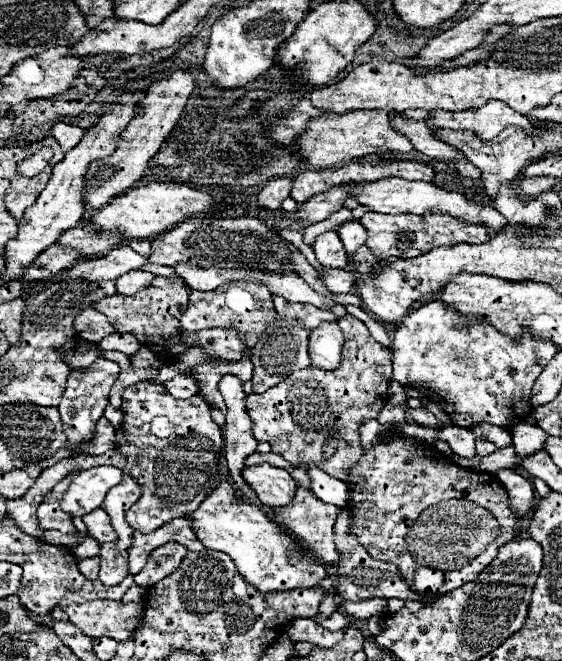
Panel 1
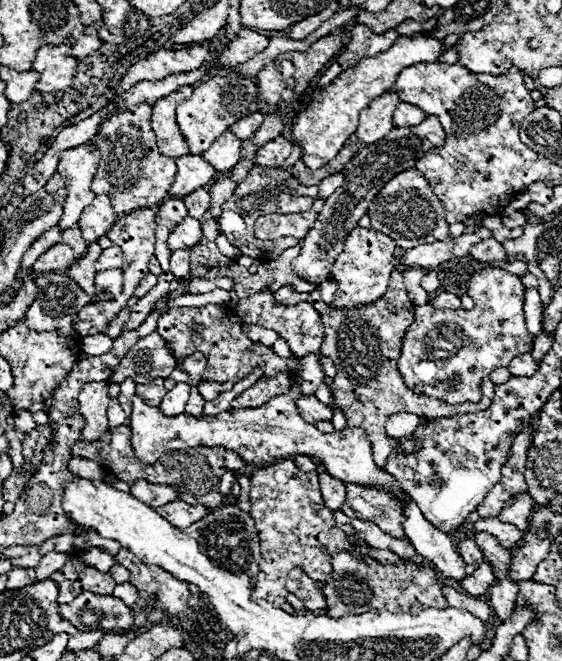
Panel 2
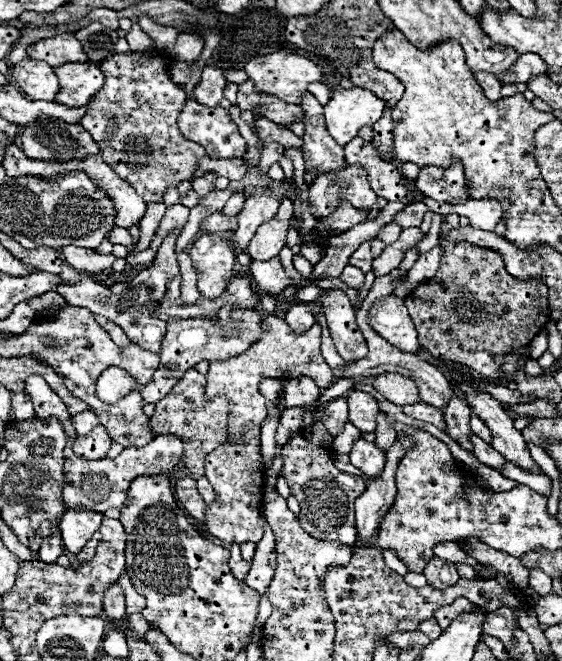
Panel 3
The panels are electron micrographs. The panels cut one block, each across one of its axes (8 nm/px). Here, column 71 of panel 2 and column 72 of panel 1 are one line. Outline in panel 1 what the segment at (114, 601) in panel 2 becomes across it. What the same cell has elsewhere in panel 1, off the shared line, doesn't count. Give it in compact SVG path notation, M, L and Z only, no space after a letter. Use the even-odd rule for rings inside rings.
M62 600L50 614L52 620L70 620L90 638L108 636L116 642L130 640L140 614L144 612L142 604L124 604L114 600L92 600L84 604L74 604Z

